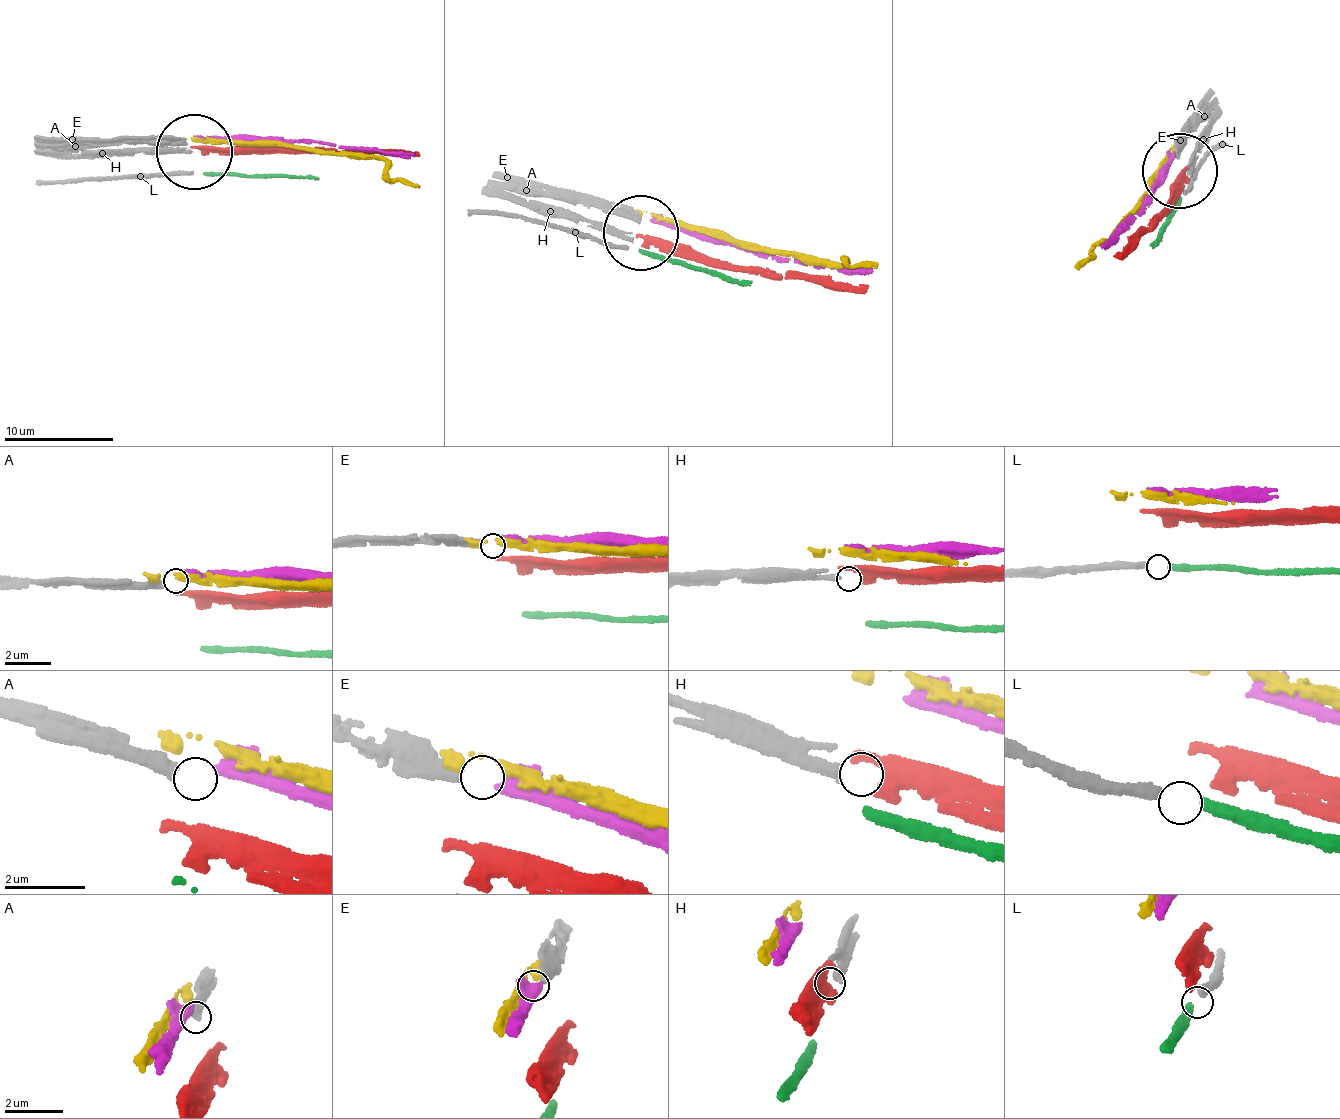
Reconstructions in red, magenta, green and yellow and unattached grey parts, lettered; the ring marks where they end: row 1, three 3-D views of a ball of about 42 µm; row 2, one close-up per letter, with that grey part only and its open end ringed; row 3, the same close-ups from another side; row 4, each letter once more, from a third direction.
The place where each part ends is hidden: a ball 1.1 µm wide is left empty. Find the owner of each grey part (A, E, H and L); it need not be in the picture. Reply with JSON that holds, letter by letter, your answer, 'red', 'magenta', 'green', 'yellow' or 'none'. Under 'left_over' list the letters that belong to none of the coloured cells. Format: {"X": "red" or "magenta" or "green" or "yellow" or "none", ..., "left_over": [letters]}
{"A": "none", "E": "magenta", "H": "red", "L": "green", "left_over": ["A"]}

